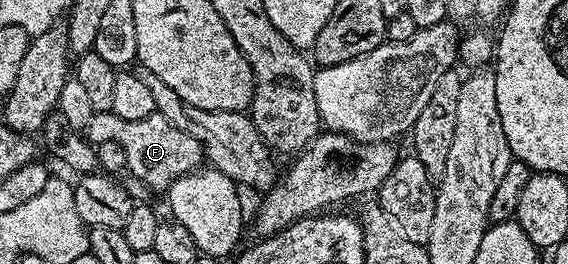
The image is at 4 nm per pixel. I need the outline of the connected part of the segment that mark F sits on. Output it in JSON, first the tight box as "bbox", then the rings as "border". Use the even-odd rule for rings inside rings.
{"bbox":[83,112,205,191],"border":[[[98,112],[86,124],[83,137],[93,146],[106,144],[106,140],[115,140],[126,151],[127,173],[133,178],[142,180],[149,191],[167,191],[182,176],[201,169],[205,161],[204,150],[194,136],[182,132],[182,128],[174,128],[170,120],[155,113],[146,116],[146,120],[122,120],[122,116],[114,116],[111,112]]]}

